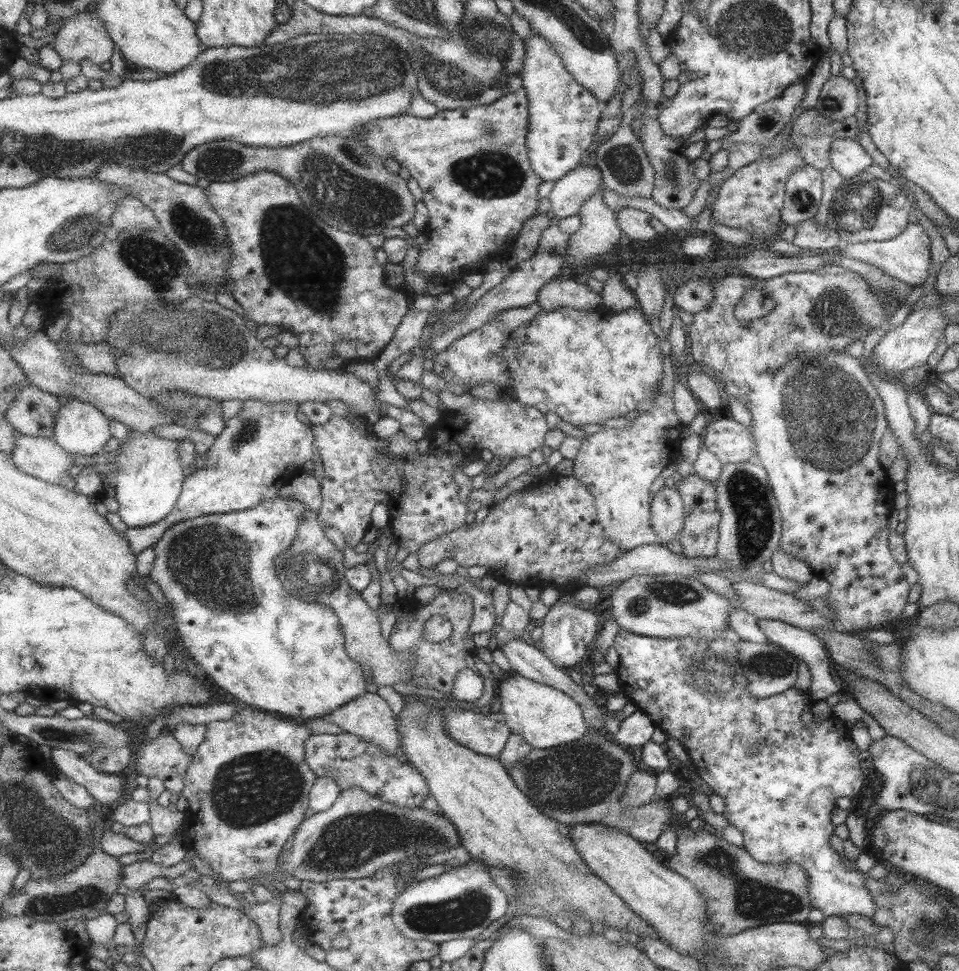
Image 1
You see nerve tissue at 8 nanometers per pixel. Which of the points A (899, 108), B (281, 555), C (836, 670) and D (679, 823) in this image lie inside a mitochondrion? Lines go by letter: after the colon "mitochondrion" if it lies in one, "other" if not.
A: other
B: mitochondrion
C: other
D: other

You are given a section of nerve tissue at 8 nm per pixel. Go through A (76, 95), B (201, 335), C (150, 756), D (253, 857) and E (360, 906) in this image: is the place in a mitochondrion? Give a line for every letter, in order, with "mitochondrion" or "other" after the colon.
A: other
B: mitochondrion
C: other
D: other
E: other

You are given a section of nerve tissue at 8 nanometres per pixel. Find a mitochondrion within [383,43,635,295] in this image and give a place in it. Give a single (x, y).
(490, 172)

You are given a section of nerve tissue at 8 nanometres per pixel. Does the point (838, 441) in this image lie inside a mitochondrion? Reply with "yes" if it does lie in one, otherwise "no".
yes

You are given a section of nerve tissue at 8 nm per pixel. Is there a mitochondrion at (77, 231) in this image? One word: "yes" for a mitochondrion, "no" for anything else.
yes

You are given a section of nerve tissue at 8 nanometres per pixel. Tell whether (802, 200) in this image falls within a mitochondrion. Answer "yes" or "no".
yes

